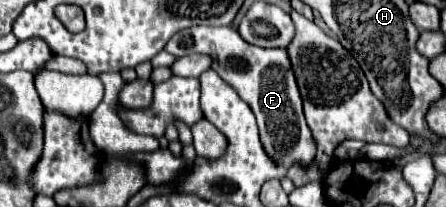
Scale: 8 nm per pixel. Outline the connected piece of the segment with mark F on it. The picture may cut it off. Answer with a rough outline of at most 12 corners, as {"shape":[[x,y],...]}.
{"shape":[[192,26],[166,52],[200,52],[250,104],[262,148],[288,172],[316,146],[286,48],[232,26]]}

